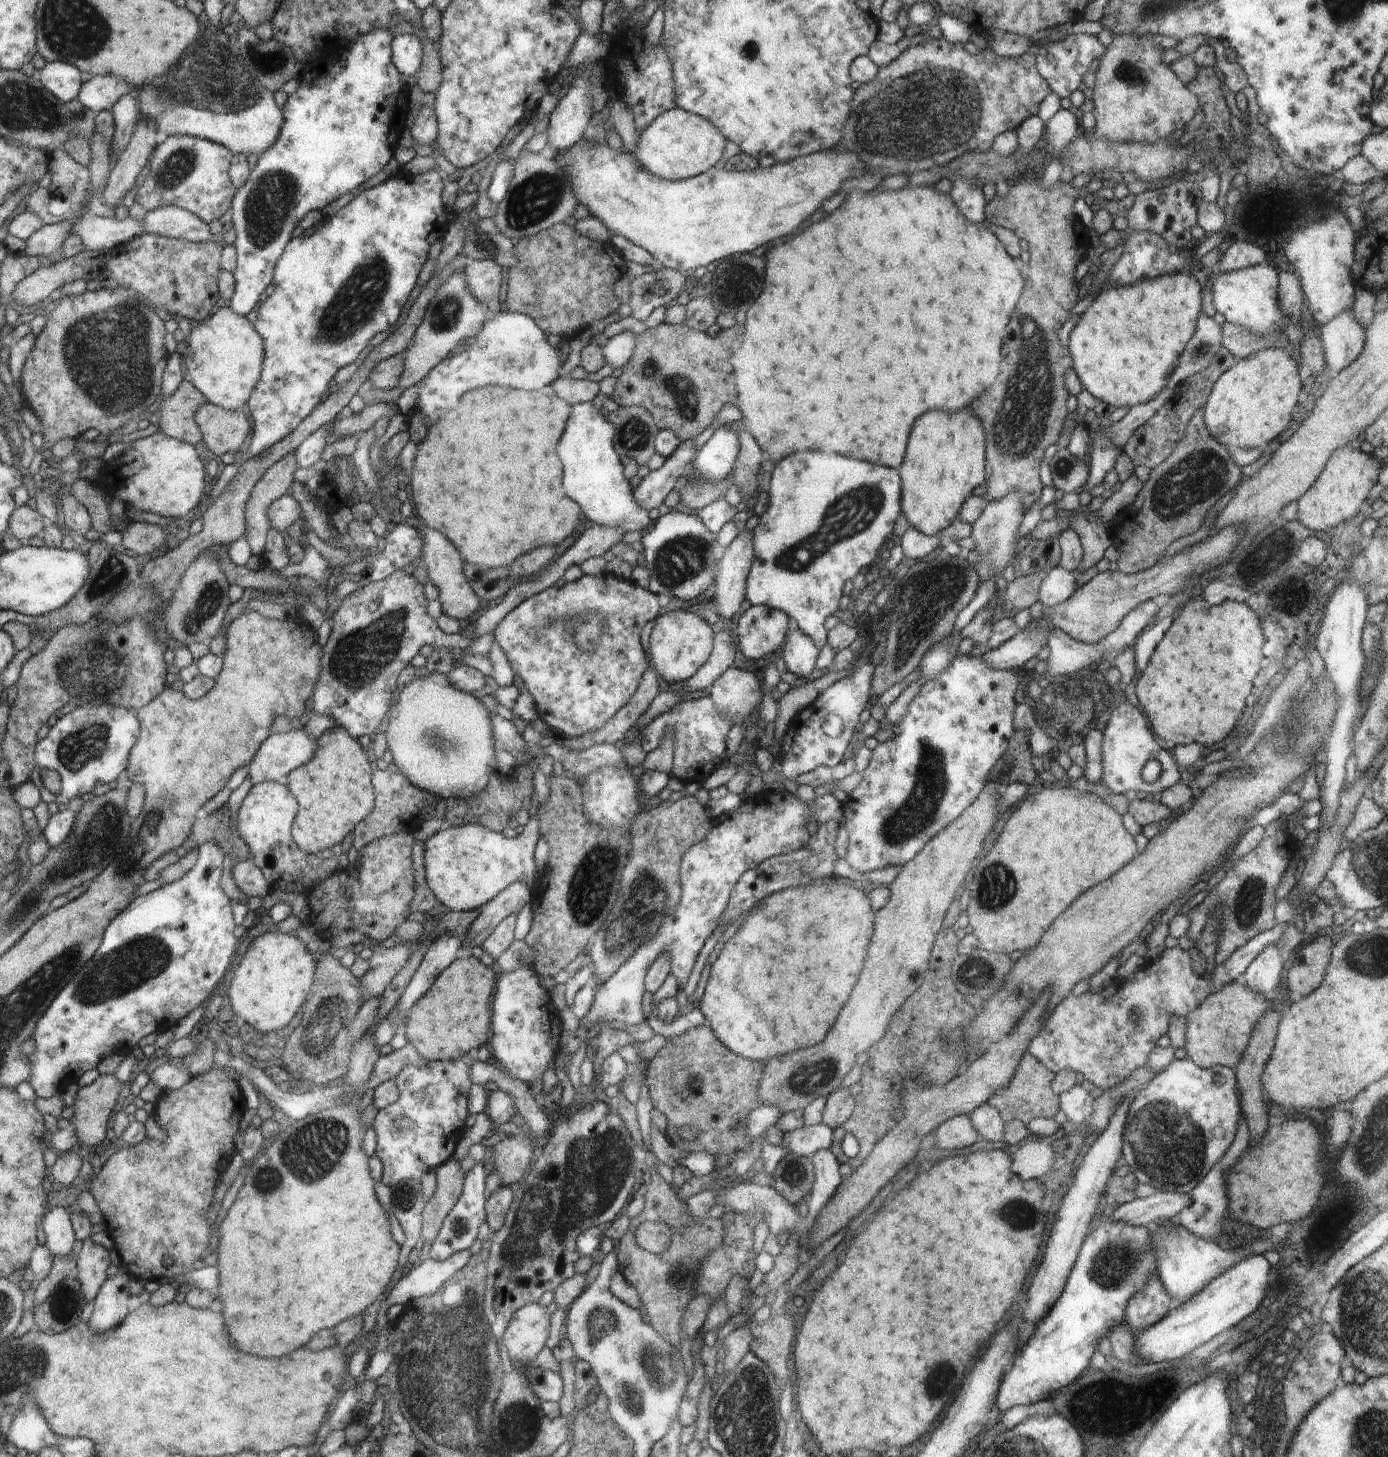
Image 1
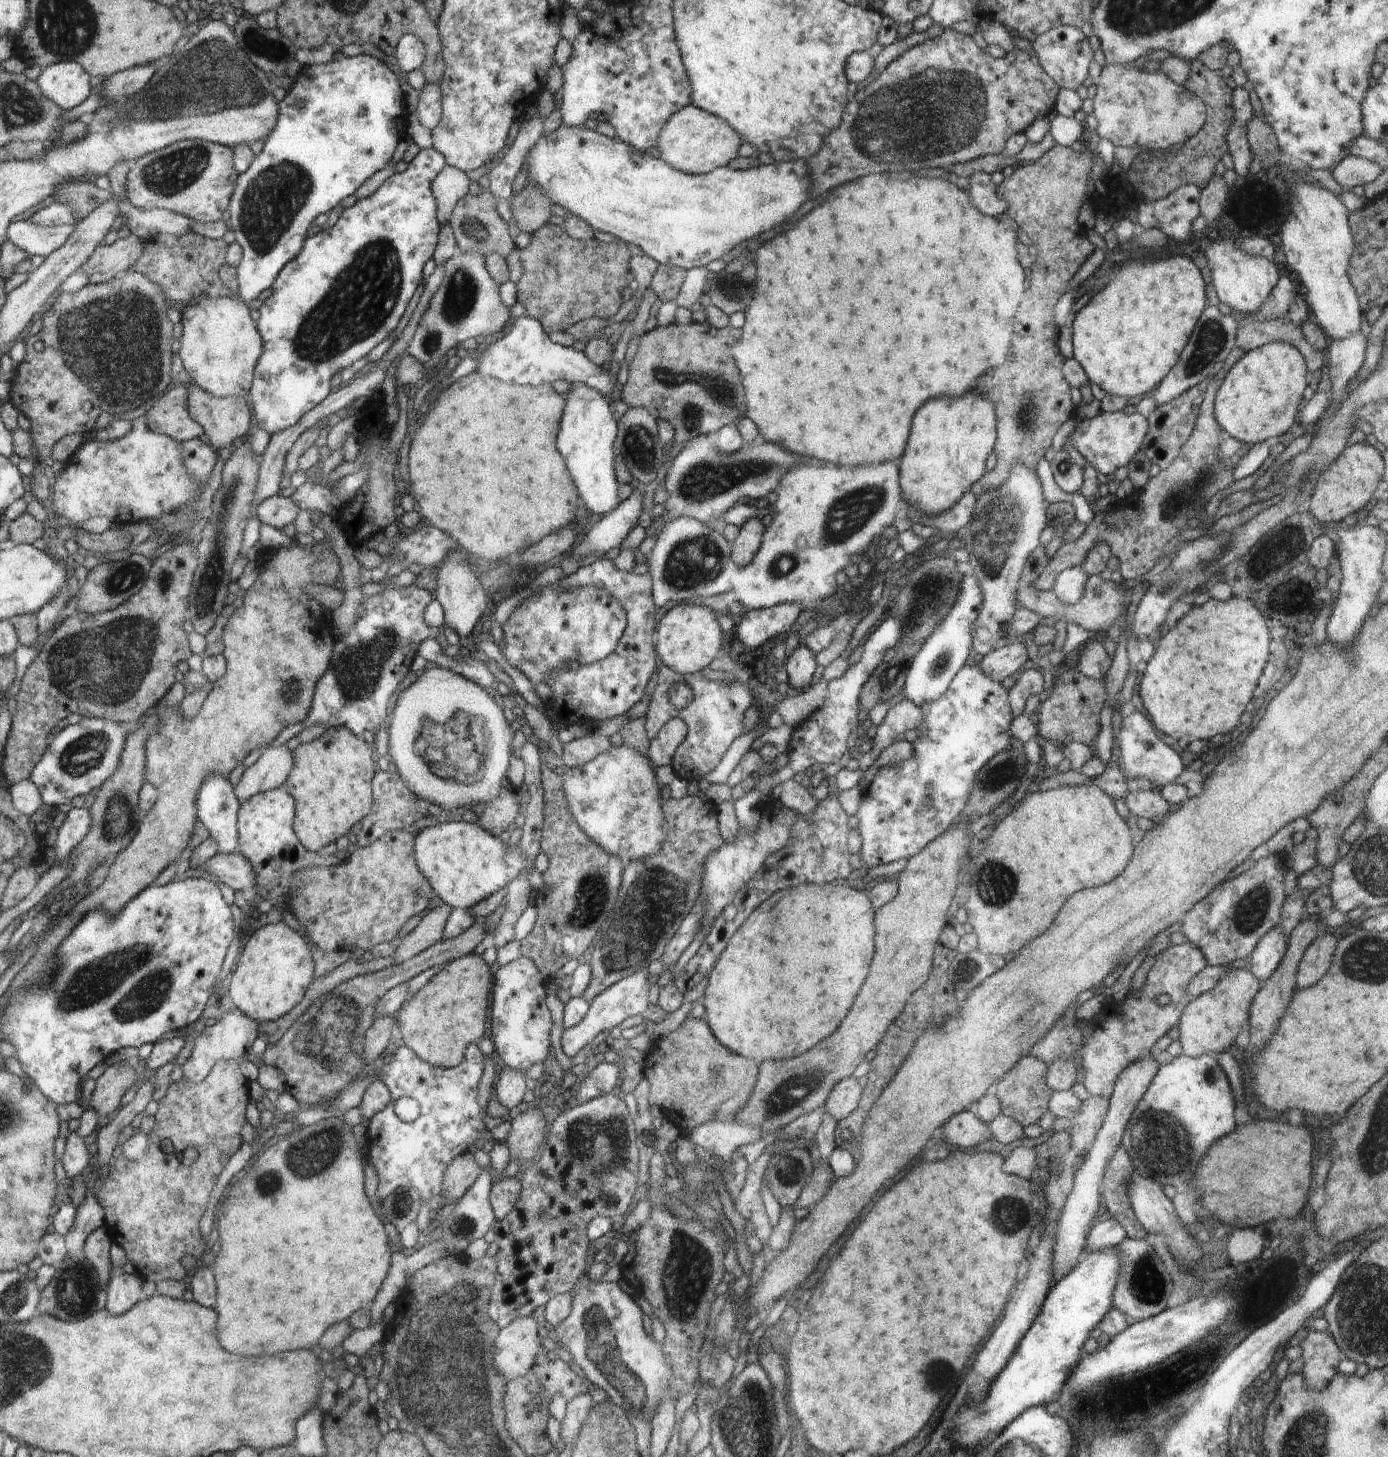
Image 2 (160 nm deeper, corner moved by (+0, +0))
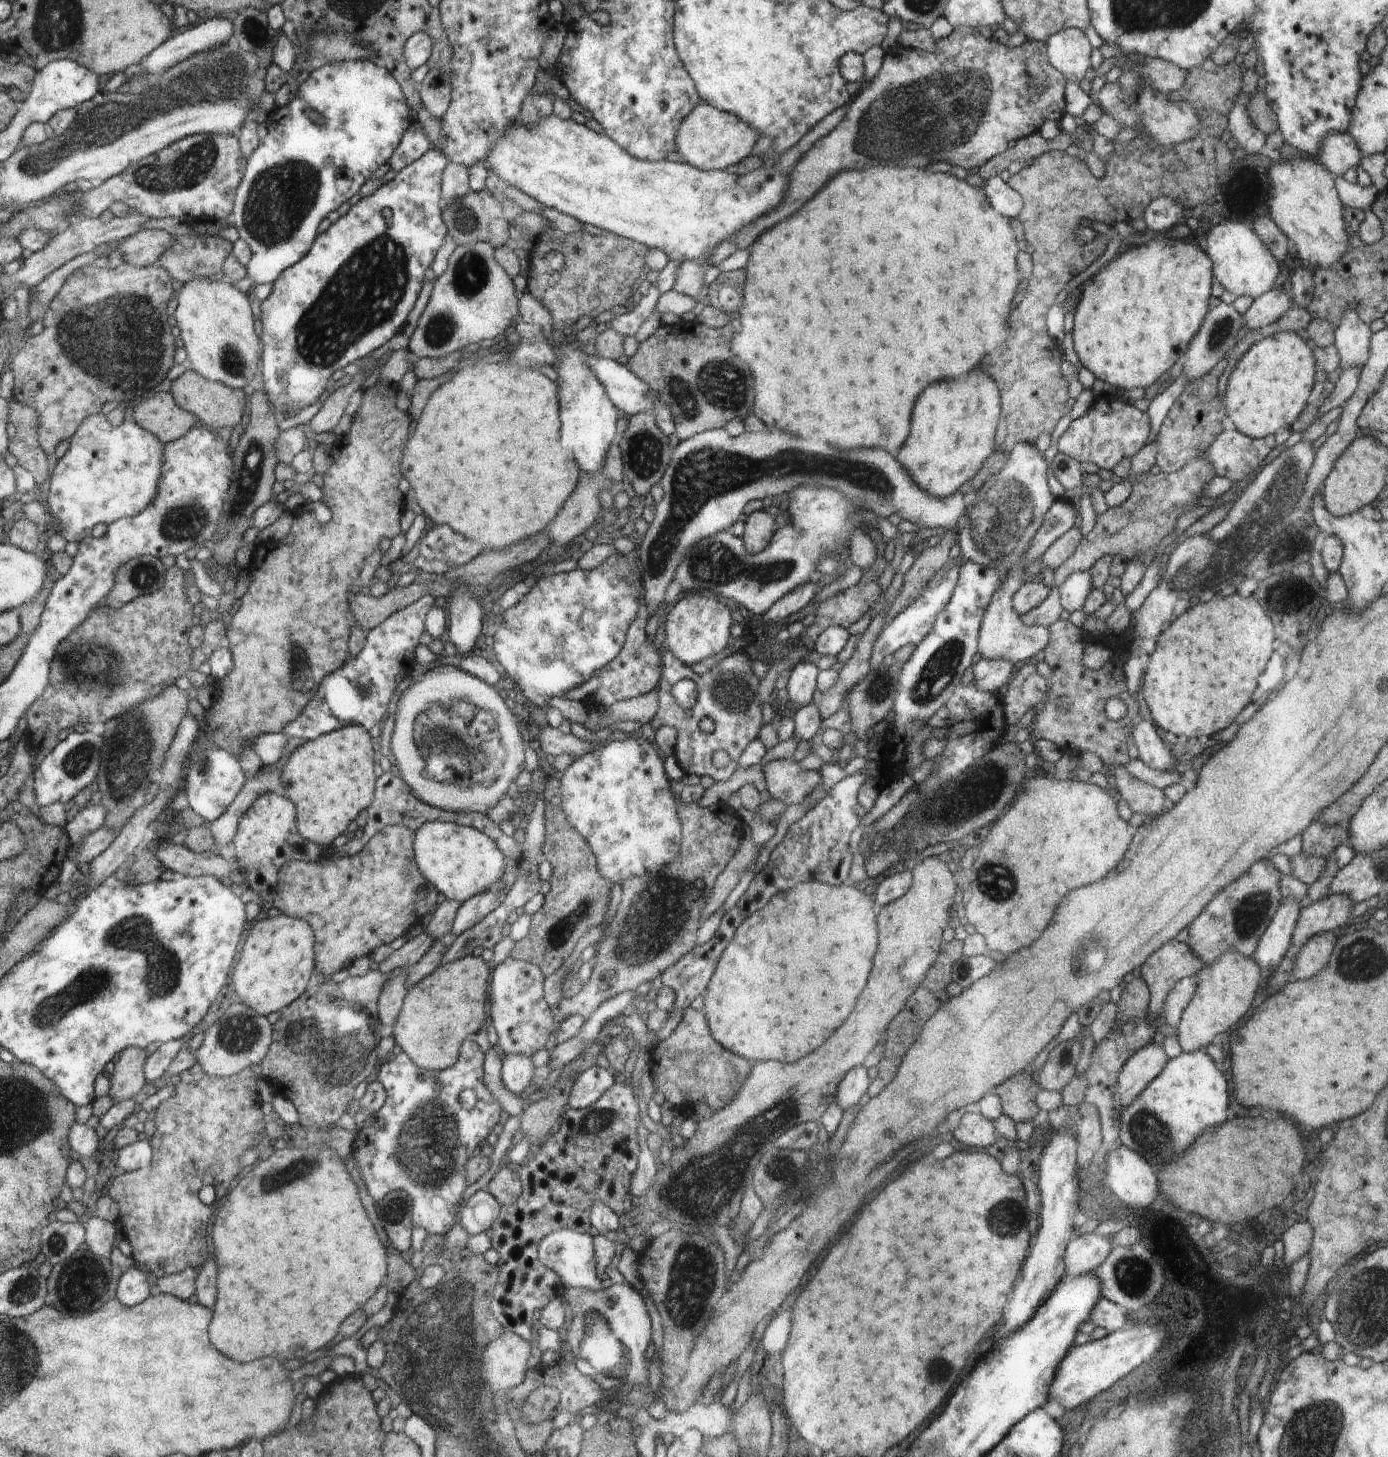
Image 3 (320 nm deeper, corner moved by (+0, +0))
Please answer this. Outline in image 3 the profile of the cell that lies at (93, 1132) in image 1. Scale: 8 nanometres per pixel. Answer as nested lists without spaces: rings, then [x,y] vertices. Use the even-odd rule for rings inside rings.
[[[128,1047],[119,1056],[115,1063],[114,1071],[110,1077],[109,1095],[114,1102],[122,1101],[122,1098],[133,1098],[132,1094],[138,1094],[142,1090],[144,1082],[146,1051],[140,1047]]]

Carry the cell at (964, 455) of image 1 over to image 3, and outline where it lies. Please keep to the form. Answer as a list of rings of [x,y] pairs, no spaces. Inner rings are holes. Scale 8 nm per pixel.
[[[970,372],[970,376],[962,376],[962,380],[942,380],[938,384],[930,384],[926,392],[922,392],[916,400],[910,424],[910,440],[902,444],[898,450],[898,460],[910,468],[913,479],[927,493],[944,498],[958,491],[967,480],[972,480],[980,470],[984,460],[994,451],[994,436],[1000,420],[1000,396],[996,384],[984,372]]]

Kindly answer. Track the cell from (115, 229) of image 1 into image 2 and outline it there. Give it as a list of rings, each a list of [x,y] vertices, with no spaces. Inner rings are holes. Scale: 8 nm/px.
[[[28,218],[13,222],[9,228],[9,240],[26,249],[30,256],[40,254],[48,258],[66,242],[75,226],[56,225],[45,227]]]

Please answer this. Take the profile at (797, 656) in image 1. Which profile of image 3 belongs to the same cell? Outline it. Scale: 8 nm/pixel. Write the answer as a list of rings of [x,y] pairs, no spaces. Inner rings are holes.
[[[802,661],[789,675],[787,691],[796,711],[810,704],[816,690],[816,674],[820,674],[820,671],[815,664]]]

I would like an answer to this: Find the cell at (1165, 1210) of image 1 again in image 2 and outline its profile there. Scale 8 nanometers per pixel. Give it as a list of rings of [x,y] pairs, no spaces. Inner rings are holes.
[[[1114,1218],[1103,1222],[1096,1220],[1088,1233],[1083,1252],[1093,1253],[1117,1247],[1126,1237],[1122,1225]]]

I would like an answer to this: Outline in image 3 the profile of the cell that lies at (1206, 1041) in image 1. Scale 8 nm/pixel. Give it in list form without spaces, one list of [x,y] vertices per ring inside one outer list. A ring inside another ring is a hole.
[[[1236,951],[1223,952],[1220,958],[1213,963],[1201,968],[1197,976],[1197,987],[1186,1008],[1183,1008],[1181,1019],[1176,1035],[1179,1038],[1183,1052],[1194,1052],[1195,1050],[1206,1050],[1207,1046],[1218,1039],[1219,1034],[1226,1032],[1230,1026],[1234,1026],[1238,1020],[1244,1018],[1244,1014],[1250,1010],[1252,1000],[1256,996],[1258,984],[1260,984],[1260,966],[1250,957],[1245,957]]]

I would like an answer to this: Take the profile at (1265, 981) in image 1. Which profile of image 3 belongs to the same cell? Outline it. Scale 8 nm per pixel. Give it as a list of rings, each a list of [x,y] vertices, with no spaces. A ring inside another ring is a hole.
[[[1291,896],[1281,900],[1253,954],[1260,968],[1275,969],[1282,962],[1291,945],[1299,912],[1304,903]]]

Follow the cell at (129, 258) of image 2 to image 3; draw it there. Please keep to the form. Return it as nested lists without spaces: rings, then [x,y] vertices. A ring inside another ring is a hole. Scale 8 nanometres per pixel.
[[[162,229],[139,230],[120,246],[124,261],[138,267],[156,266],[175,238]]]

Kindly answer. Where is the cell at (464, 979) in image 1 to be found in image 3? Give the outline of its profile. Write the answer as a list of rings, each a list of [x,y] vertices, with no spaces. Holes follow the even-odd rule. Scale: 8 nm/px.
[[[466,955],[436,967],[428,976],[408,988],[401,1014],[391,1029],[395,1044],[414,1060],[414,1064],[423,1069],[444,1071],[453,1067],[460,1058],[461,1046],[466,1036],[476,1034],[486,1020],[484,1002],[488,996],[488,980],[490,980],[490,968],[488,962],[484,962],[481,956],[476,958],[474,955]]]

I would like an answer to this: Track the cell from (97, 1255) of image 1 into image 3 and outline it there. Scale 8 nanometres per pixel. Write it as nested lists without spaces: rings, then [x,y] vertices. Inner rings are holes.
[[[93,1215],[85,1219],[85,1242],[88,1244],[88,1252],[98,1257],[108,1257],[114,1246],[114,1240],[116,1240],[116,1228],[114,1223],[100,1218],[98,1215]]]

